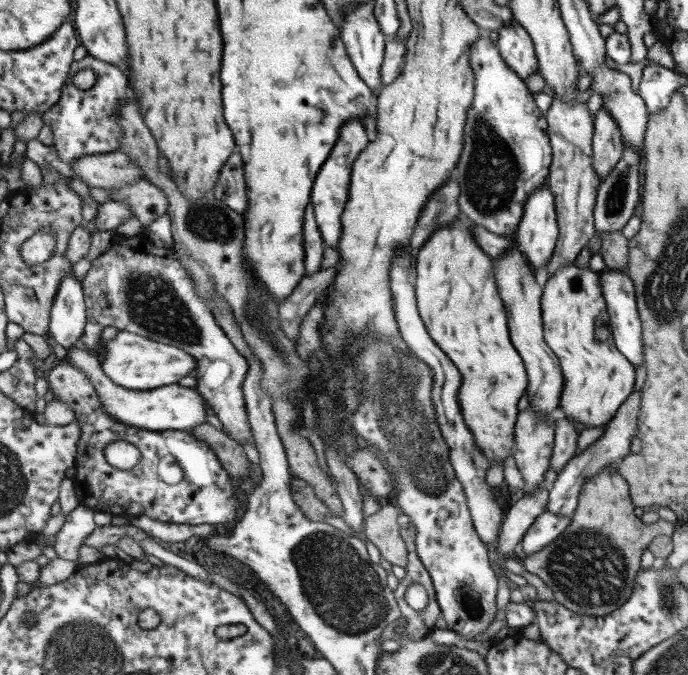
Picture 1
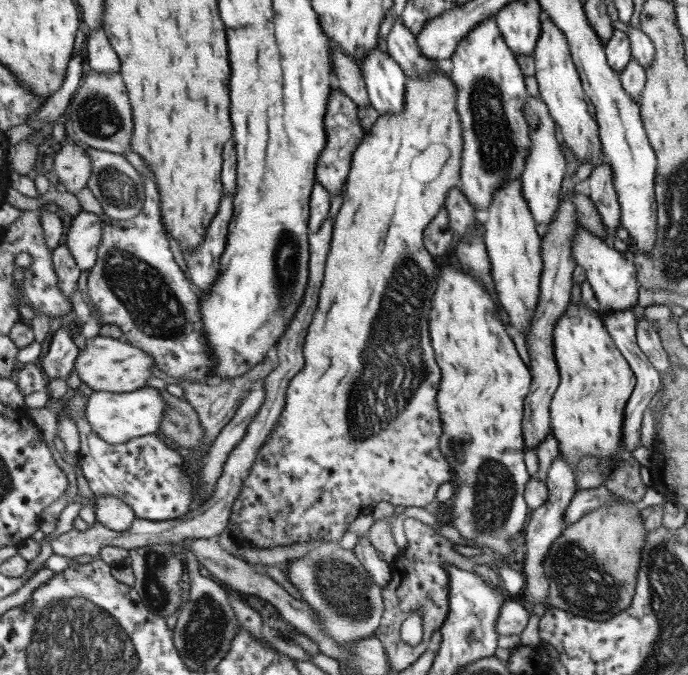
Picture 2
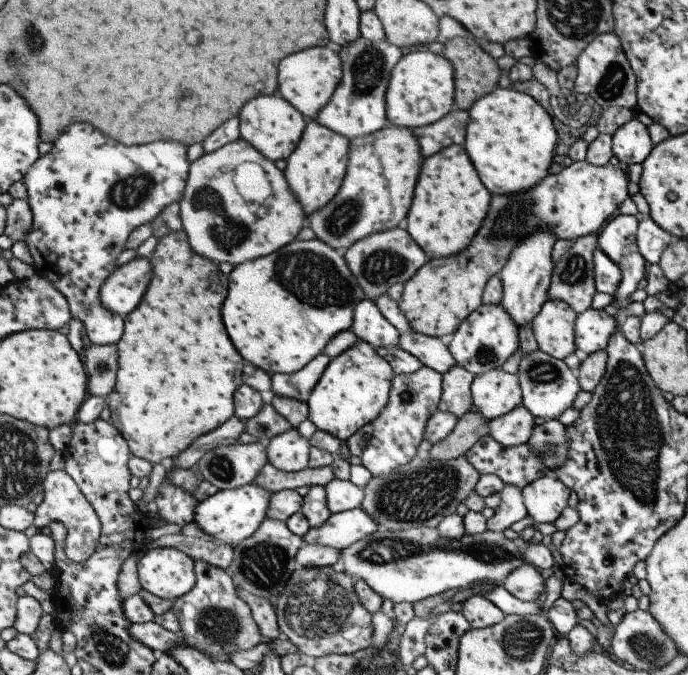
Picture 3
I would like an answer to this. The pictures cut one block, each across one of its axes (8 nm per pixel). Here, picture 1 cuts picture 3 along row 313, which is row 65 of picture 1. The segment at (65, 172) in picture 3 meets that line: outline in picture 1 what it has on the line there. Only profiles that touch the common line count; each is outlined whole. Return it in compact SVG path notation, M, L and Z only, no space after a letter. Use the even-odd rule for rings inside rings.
M91 54L83 60L74 61L71 68L71 80L67 80L62 90L61 100L49 111L43 113L44 124L48 125L53 132L53 147L57 149L63 162L71 165L83 156L119 151L125 129L121 127L117 116L121 110L121 104L127 100L130 92L128 76L123 72L123 68L109 64L105 60L99 60ZM87 68L97 73L97 82L89 90L81 89L73 82L73 77Z

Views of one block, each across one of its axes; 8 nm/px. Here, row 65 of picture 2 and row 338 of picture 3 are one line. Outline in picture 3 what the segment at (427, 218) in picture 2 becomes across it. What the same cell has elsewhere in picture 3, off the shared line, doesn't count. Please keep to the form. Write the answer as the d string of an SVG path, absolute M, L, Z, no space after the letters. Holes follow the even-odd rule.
M574 161L560 173L547 176L543 184L531 188L529 192L515 192L507 196L492 195L490 215L479 228L479 234L475 236L471 246L457 256L446 259L430 258L427 264L404 285L403 298L398 302L401 312L407 316L415 332L448 340L485 303L483 296L487 283L494 276L501 274L510 259L511 252L521 240L529 238L539 230L553 230L558 239L567 238L575 241L582 239L583 236L600 232L615 217L619 204L627 198L625 186L627 178L623 170L617 166L612 166L610 163L597 166L589 161Z

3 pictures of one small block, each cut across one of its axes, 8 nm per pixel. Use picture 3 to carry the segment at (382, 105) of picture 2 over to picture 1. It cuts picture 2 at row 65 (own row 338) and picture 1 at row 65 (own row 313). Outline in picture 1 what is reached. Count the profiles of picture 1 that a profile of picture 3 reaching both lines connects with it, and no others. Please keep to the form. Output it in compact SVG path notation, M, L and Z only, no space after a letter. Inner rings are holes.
M372 2L362 4L354 10L347 11L342 27L342 39L346 44L349 56L358 68L359 74L373 91L379 94L383 88L383 63L386 62L385 33L375 16L375 6Z

